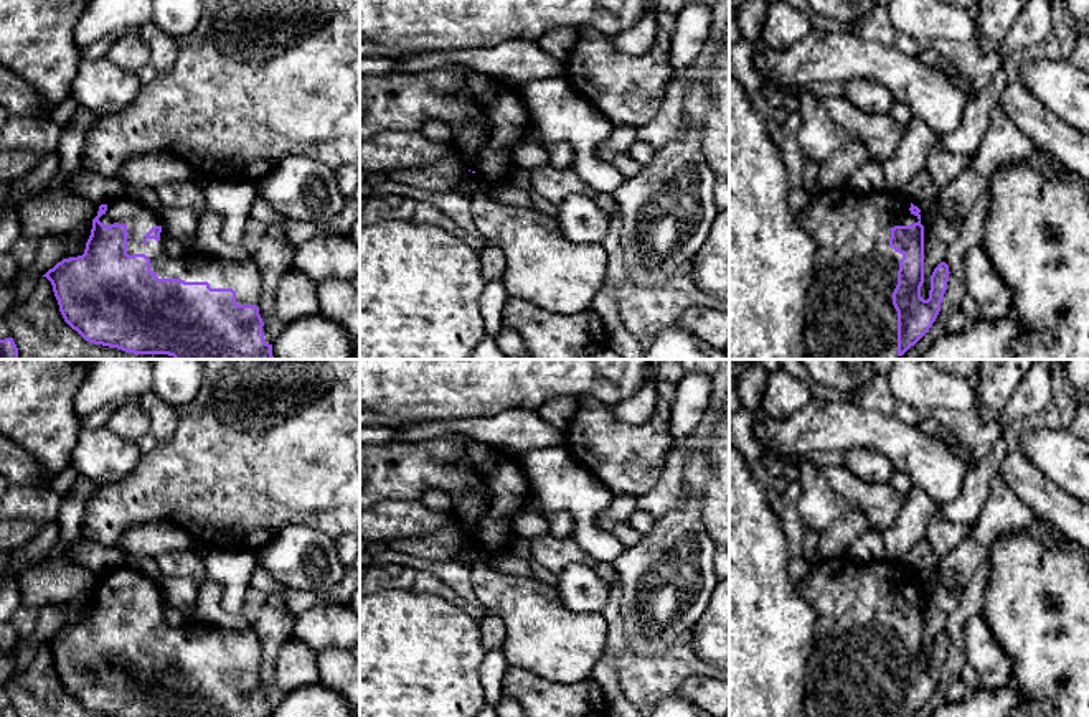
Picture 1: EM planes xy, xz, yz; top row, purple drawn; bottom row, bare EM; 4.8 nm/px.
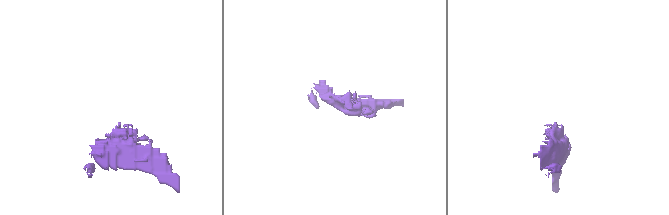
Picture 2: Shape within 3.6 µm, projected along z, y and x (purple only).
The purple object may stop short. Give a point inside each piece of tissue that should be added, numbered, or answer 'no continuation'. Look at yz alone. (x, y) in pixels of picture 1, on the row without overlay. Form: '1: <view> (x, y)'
1: yz (850, 671)

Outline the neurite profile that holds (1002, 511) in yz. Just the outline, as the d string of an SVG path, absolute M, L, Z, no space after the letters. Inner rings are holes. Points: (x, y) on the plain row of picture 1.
M997 473L990 481L988 498L969 539L990 547L1003 532L1011 529L1026 529L1051 549L1059 549L1069 541L1038 518Z

